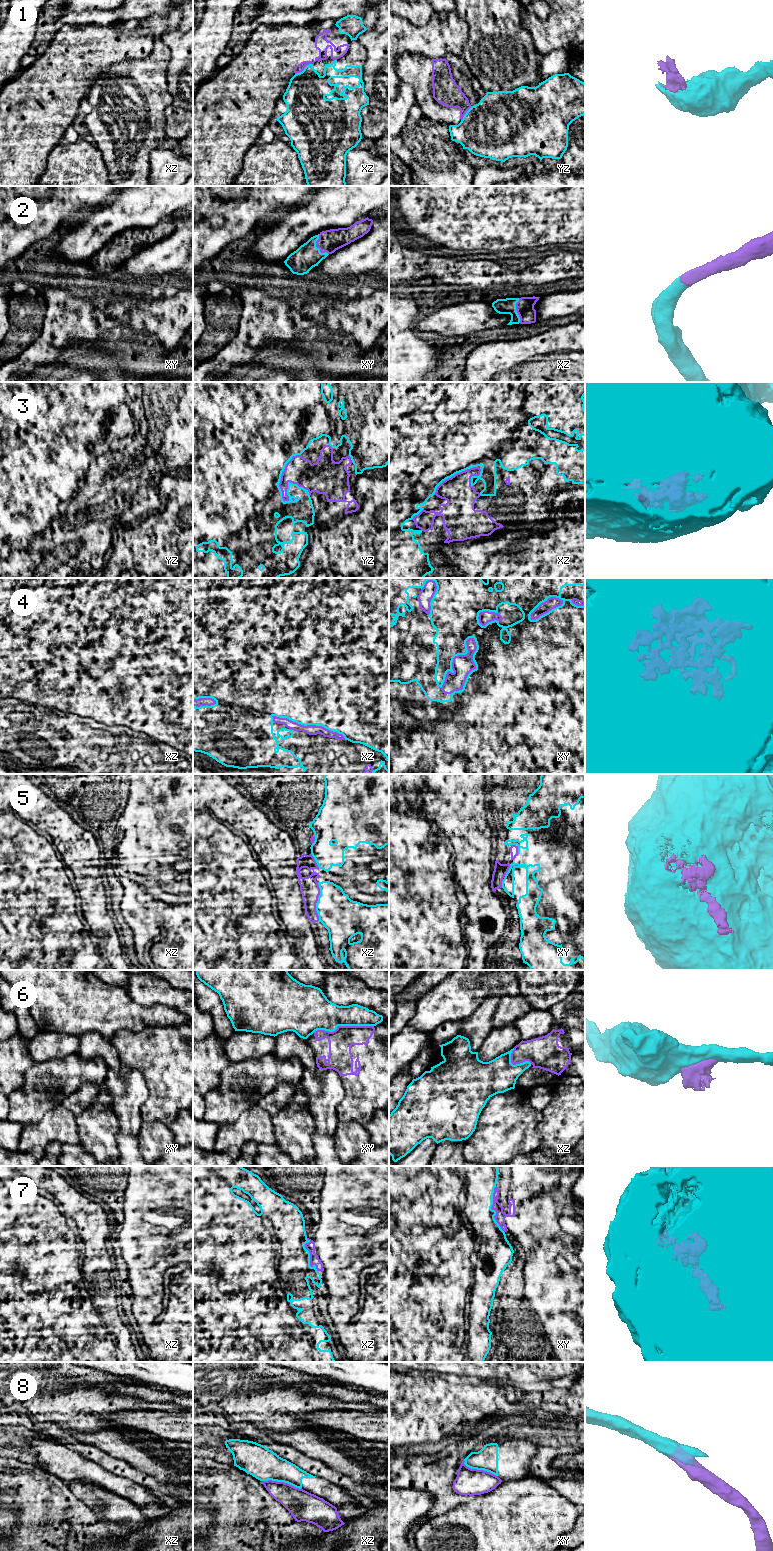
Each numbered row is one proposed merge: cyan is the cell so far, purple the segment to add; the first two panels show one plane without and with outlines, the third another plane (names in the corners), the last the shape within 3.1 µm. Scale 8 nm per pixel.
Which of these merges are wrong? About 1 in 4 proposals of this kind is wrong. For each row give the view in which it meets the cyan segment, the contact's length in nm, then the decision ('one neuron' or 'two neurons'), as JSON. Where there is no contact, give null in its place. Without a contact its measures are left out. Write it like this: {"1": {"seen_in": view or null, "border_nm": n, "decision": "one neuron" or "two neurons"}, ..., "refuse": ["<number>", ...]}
{"1": {"seen_in": "xz", "border_nm": 160, "decision": "two neurons"}, "2": {"seen_in": "xy", "border_nm": 190, "decision": "one neuron"}, "3": {"seen_in": "yz", "border_nm": 420, "decision": "one neuron"}, "4": {"seen_in": "xy", "border_nm": 500, "decision": "one neuron"}, "5": {"seen_in": "xz", "border_nm": 320, "decision": "two neurons"}, "6": {"seen_in": "xy", "border_nm": 500, "decision": "two neurons"}, "7": {"seen_in": "xy", "border_nm": 380, "decision": "one neuron"}, "8": {"seen_in": "xz", "border_nm": 320, "decision": "one neuron"}, "refuse": ["1", "5", "6"]}

